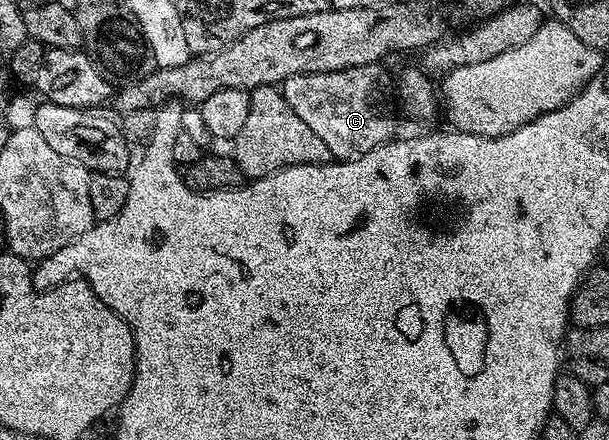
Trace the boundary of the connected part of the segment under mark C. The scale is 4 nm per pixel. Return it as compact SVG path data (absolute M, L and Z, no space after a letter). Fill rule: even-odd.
M377 63L336 72L302 72L283 81L281 91L293 106L293 114L329 146L336 161L357 160L396 135L395 112L391 109L393 76L391 80L383 67Z

